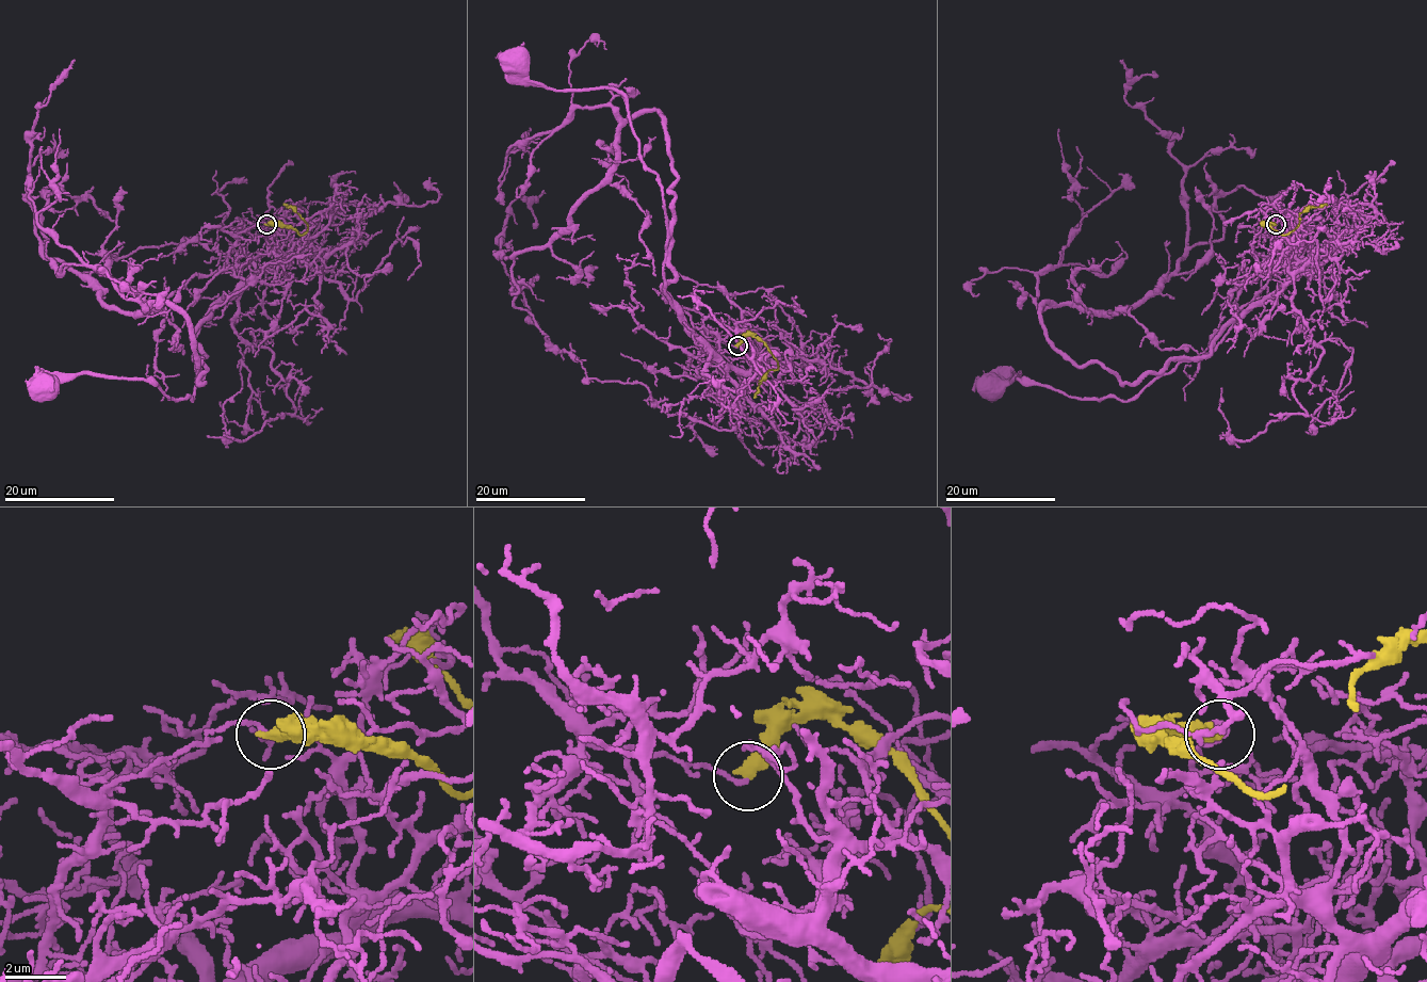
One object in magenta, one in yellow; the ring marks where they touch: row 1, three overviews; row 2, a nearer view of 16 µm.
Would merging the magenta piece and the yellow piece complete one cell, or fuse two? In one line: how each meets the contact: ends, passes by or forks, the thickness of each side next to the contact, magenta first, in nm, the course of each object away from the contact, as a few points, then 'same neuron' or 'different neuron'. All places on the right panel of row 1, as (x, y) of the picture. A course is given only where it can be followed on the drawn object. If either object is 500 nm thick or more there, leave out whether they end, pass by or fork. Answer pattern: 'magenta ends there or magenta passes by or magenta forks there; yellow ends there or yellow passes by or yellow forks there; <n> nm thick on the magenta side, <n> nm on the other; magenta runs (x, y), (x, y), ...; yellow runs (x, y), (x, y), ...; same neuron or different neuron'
magenta ends there; yellow ends there; 140 nm thick on the magenta side, 440 nm on the other; magenta runs (1276, 224), (1270, 237), (1287, 278), (1221, 341), (1135, 397), (1071, 398), (1020, 373), (995, 382); yellow runs (1276, 224), (1265, 224), (1281, 234), (1293, 230), (1303, 210), (1327, 204); different neuron

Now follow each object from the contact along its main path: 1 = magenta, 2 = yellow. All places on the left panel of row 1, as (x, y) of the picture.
1: (266, 224), (241, 231), (228, 252), (241, 284), (194, 341), (193, 401), (142, 379), (44, 382)
2: (266, 224), (288, 224), (298, 234), (307, 230), (307, 223), (300, 214), (284, 204)

